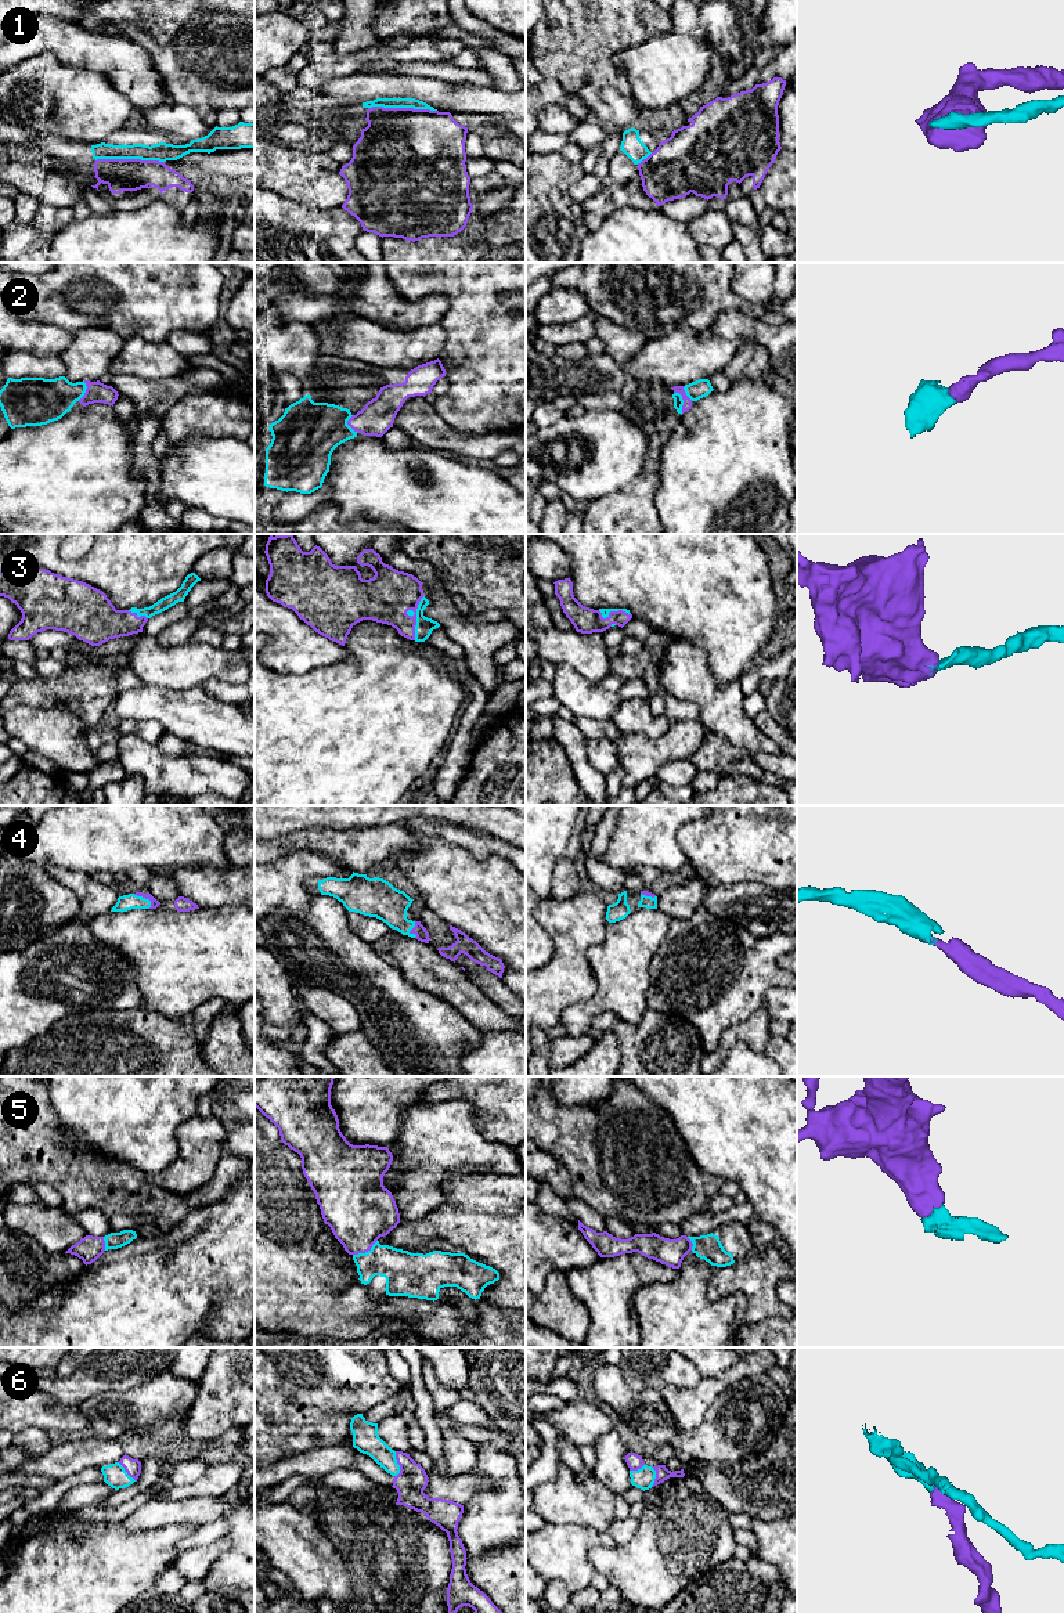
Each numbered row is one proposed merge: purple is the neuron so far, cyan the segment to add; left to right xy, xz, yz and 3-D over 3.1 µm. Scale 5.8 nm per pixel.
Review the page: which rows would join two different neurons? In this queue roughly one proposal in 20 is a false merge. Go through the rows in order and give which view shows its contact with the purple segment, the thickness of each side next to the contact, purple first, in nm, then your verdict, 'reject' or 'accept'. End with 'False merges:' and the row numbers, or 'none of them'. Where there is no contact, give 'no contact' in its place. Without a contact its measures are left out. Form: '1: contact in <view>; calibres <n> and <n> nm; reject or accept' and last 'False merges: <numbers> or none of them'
1: contact in xy; calibres 190 and 110 nm; reject
2: contact in yz; calibres 50 and 60 nm; accept
3: contact in xz; calibres 280 and 100 nm; accept
4: contact in xy; calibres 50 and 90 nm; accept
5: contact in xz; calibres 400 and 220 nm; accept
6: contact in xz; calibres 180 and 160 nm; accept
False merges: 1

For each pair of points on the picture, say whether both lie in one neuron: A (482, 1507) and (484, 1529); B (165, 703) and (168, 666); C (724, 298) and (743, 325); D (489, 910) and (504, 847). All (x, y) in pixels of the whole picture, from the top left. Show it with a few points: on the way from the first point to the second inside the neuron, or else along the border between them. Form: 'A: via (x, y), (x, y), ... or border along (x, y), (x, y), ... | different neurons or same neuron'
A: via (484, 1512), (484, 1523) | same neuron
B: border along (144, 684), (177, 689), (199, 688) | different neurons
C: border along (761, 318), (738, 309), (725, 309), (706, 328) | different neurons
D: border along (469, 856), (487, 859), (501, 855), (511, 863) | different neurons

